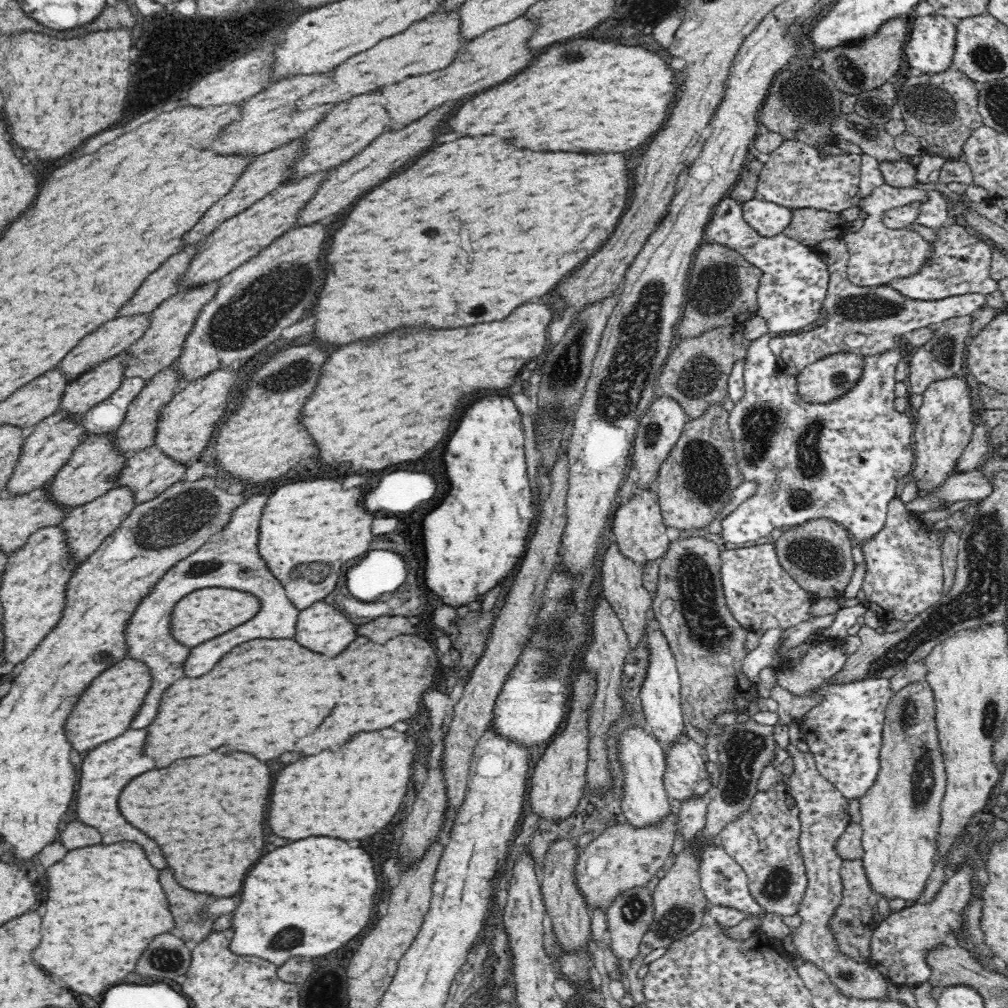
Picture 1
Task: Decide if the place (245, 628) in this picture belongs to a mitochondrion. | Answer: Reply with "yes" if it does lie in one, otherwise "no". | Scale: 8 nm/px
no

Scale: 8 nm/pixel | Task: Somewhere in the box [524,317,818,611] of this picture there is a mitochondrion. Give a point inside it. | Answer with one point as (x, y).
(706, 480)

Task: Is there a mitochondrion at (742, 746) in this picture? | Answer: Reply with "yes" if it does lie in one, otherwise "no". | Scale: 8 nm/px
yes

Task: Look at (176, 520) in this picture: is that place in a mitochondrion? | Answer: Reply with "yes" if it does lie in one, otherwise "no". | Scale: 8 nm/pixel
yes

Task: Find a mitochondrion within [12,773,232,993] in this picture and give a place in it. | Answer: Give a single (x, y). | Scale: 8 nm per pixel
(165, 959)

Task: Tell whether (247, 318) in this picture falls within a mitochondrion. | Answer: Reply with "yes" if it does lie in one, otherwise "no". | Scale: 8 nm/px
yes

